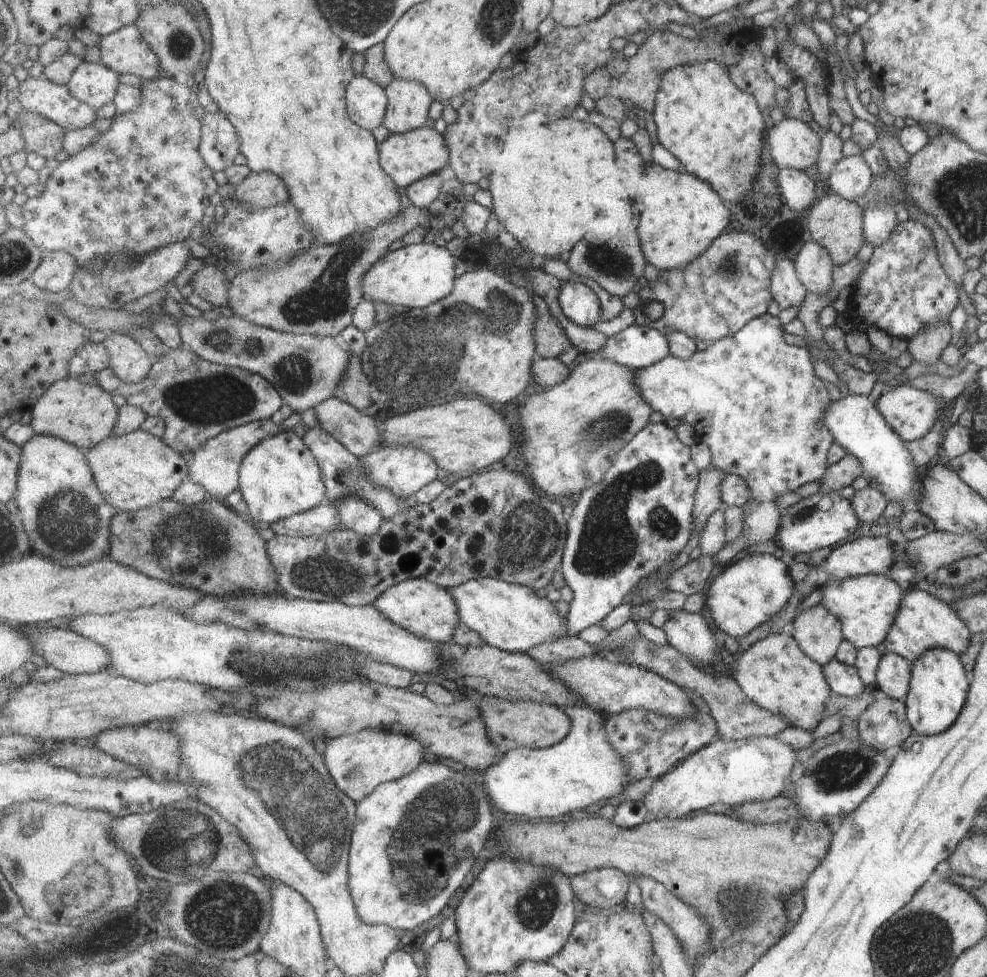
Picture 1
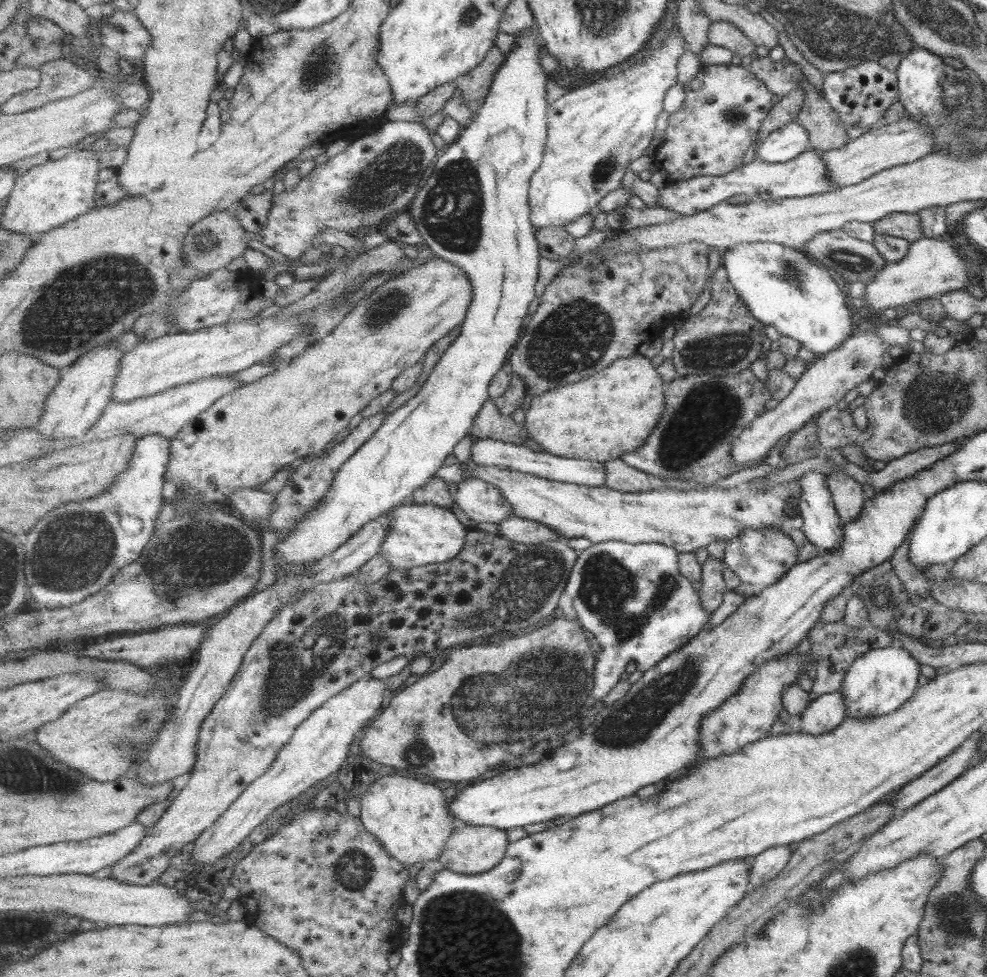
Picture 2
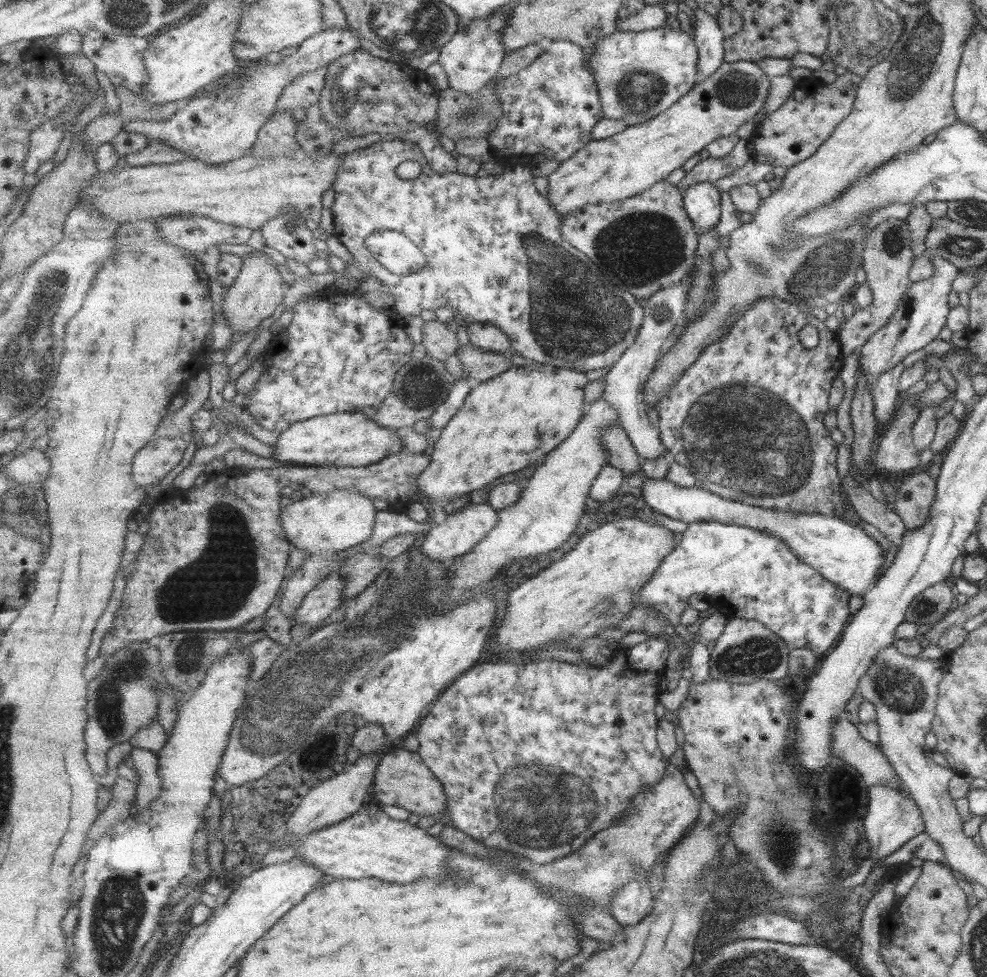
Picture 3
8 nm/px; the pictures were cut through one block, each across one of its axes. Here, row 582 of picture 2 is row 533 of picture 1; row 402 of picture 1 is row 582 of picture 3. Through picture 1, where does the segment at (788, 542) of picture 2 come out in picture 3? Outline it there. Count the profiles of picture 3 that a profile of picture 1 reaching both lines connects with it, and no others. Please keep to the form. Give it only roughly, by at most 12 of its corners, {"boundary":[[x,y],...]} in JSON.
{"boundary":[[696,521],[634,608],[704,594],[822,657],[847,591],[777,536]]}

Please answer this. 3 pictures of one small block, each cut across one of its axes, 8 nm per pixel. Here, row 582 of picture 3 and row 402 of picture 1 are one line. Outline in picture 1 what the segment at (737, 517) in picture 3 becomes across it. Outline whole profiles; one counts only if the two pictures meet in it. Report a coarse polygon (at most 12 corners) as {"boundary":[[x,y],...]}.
{"boundary":[[872,398],[832,401],[835,442],[903,510],[921,499],[905,442]]}

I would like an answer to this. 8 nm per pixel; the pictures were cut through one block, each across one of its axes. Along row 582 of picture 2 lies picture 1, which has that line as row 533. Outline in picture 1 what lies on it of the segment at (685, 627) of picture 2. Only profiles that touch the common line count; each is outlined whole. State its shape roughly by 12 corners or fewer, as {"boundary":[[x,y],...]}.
{"boundary":[[651,422],[569,520],[568,637],[686,550],[698,470]]}

